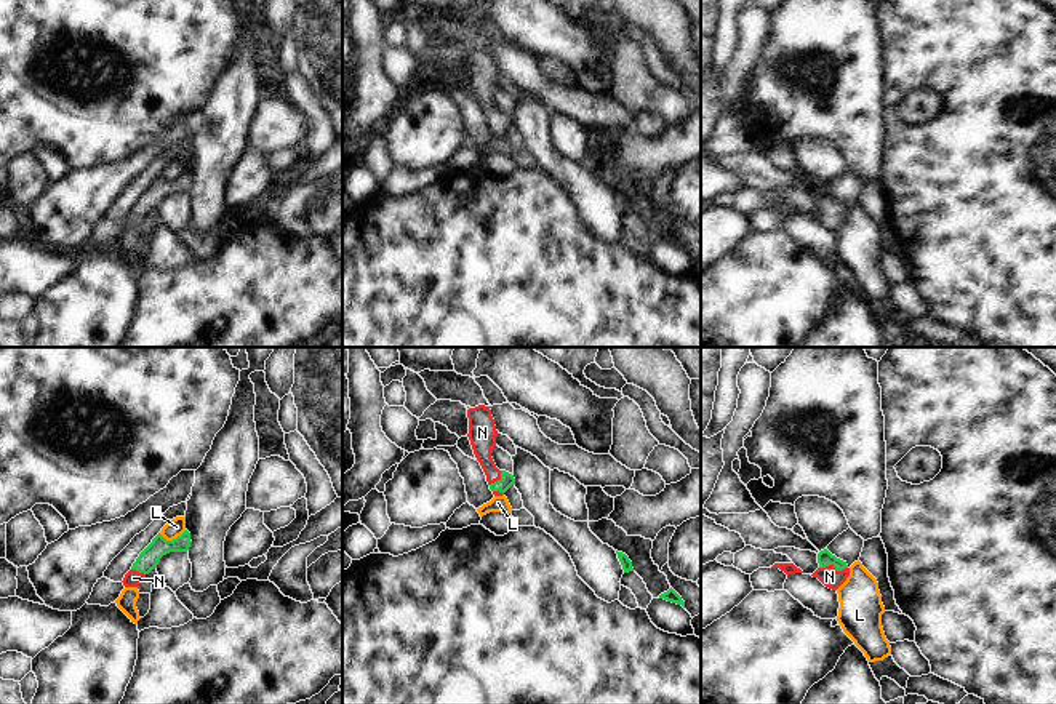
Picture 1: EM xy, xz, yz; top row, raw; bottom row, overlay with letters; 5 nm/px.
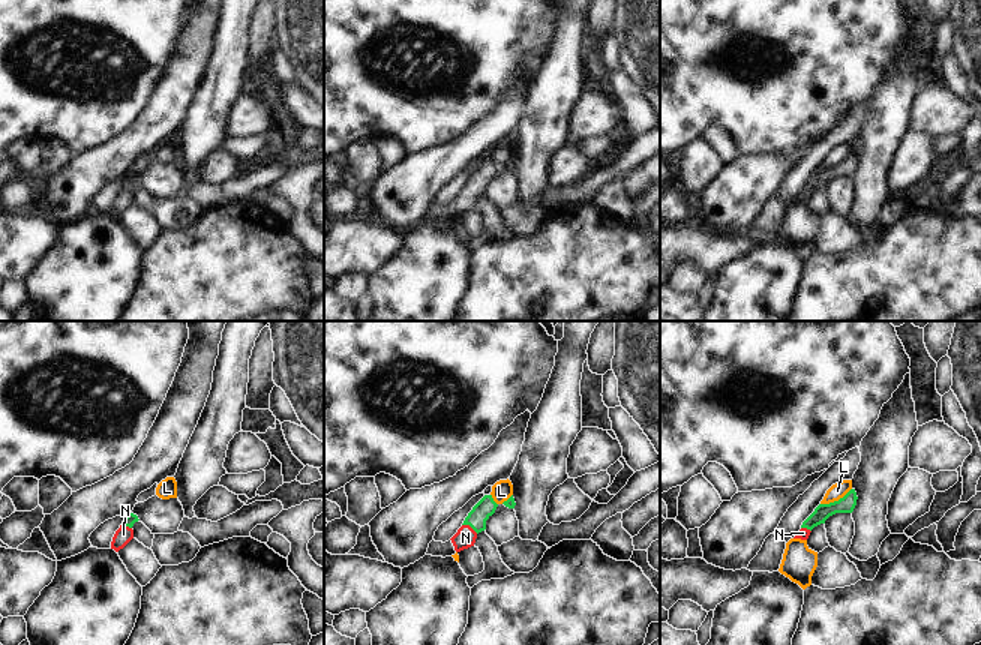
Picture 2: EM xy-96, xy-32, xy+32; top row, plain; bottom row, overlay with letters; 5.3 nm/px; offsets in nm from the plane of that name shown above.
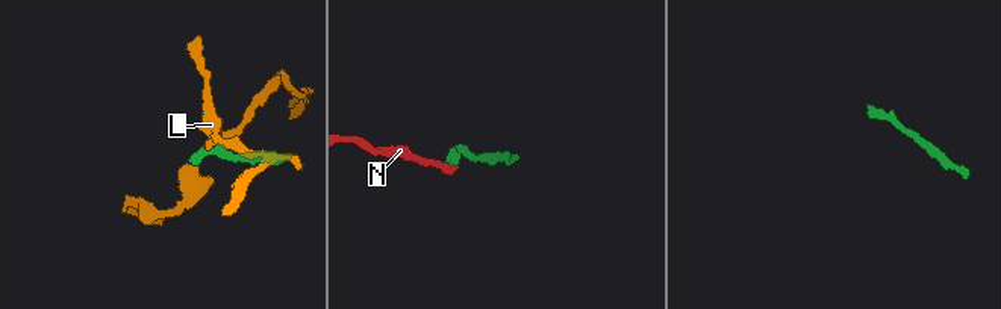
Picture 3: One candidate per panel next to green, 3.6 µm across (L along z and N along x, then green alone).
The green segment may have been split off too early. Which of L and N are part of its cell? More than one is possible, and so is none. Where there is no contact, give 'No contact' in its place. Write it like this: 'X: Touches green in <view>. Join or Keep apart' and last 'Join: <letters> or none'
L: Touches green in xy. Keep apart
N: Touches green in yz. Join
Join: N.

